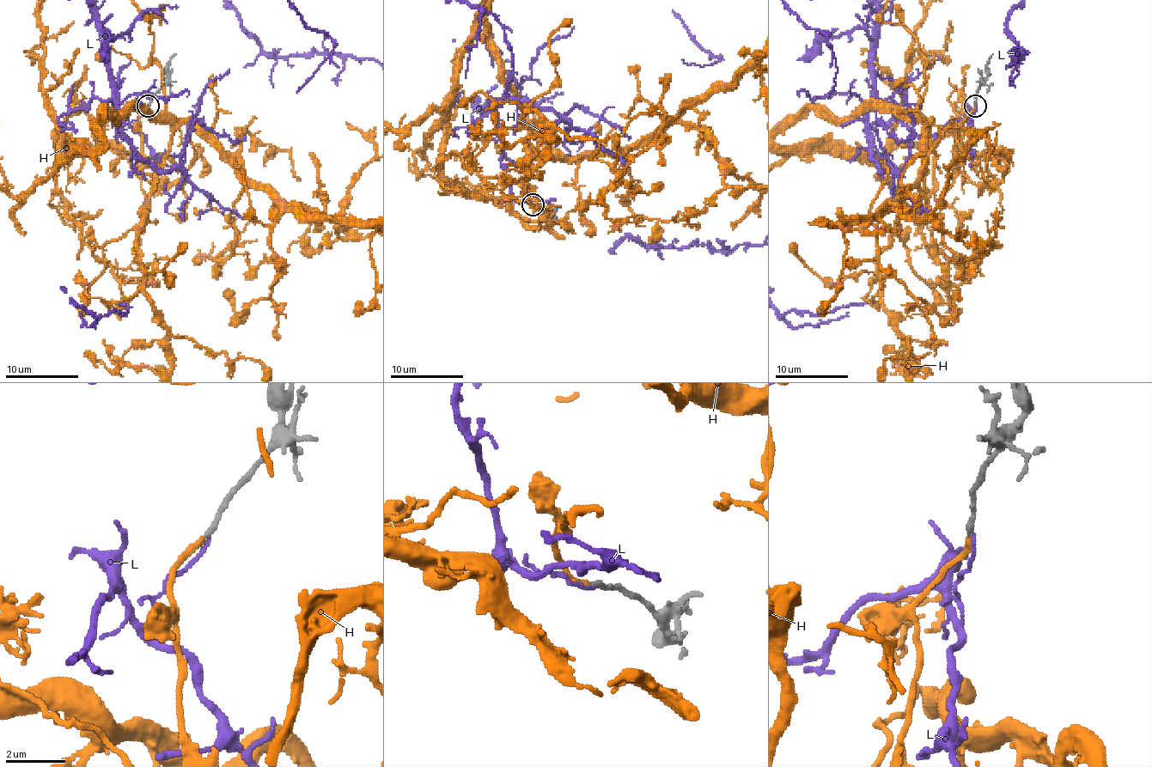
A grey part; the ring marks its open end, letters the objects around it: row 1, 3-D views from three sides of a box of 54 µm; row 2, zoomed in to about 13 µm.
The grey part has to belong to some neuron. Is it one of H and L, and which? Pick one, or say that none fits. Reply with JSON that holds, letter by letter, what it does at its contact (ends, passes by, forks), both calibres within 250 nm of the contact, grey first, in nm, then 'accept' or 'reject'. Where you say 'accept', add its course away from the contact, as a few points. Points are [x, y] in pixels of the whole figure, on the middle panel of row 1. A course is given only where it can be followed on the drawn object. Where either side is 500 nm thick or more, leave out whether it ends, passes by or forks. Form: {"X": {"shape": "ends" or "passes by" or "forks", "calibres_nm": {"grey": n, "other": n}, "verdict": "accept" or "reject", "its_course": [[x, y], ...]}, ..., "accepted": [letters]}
{"H": {"shape": "ends", "calibres_nm": {"grey": 170, "other": 170}, "verdict": "accept"}, "L": {"shape": "ends", "calibres_nm": {"grey": 170, "other": 90}, "verdict": "reject"}, "accepted": ["H"]}

